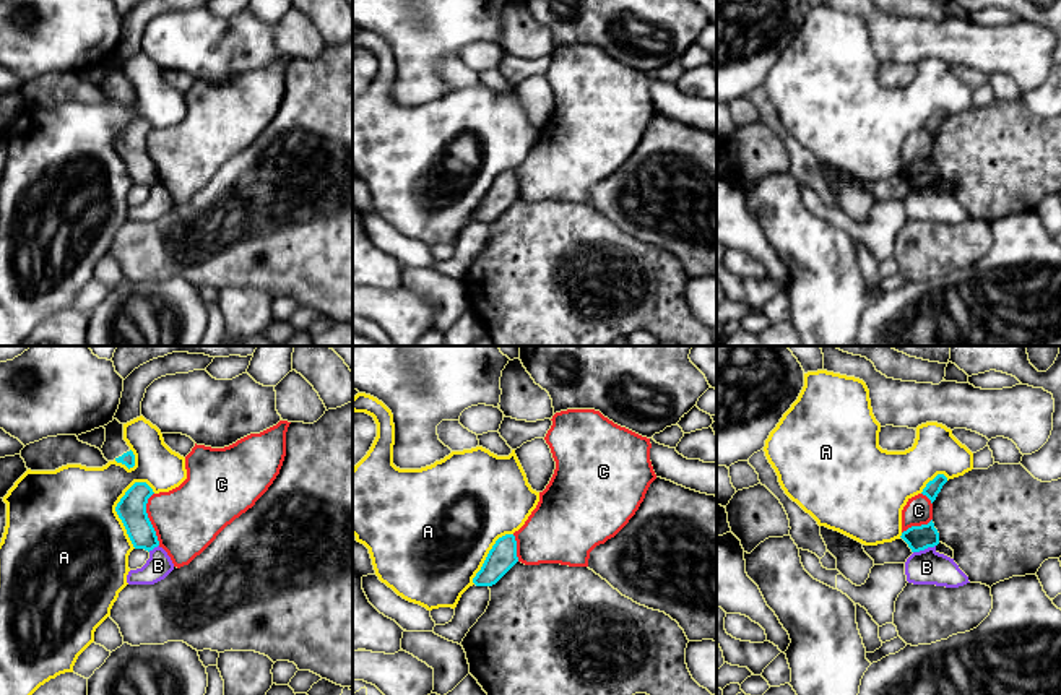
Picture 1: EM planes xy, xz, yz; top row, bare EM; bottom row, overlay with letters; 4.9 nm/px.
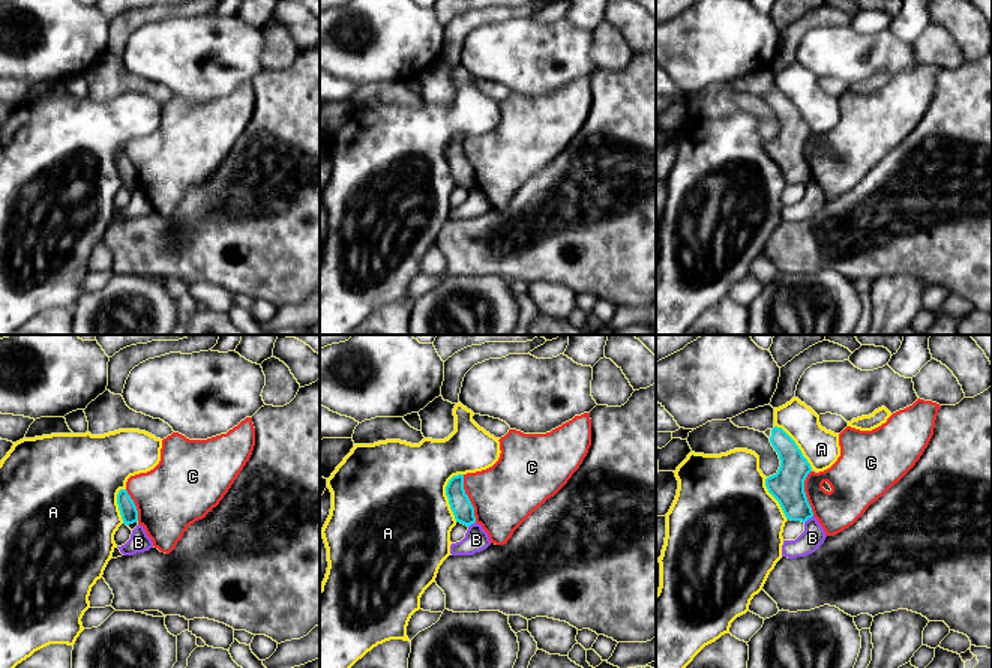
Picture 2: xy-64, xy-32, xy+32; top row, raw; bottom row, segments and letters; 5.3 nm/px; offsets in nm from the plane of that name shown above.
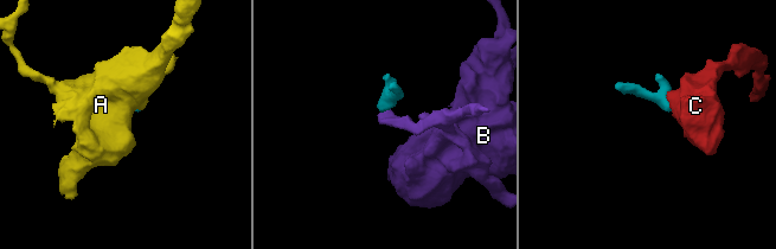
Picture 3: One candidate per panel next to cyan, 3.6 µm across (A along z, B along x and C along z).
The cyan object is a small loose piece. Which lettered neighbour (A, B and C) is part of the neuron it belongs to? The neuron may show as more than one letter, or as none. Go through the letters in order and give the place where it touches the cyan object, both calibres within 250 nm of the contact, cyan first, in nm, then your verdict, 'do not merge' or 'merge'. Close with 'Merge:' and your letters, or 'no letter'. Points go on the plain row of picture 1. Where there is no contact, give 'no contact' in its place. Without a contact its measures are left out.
A: xy (116, 146) | 140/500 nm | do not merge
B: yz (923, 185) | 130/180 nm | do not merge
C: xy (148, 155) | 140/320 nm | do not merge
Merge: no letter

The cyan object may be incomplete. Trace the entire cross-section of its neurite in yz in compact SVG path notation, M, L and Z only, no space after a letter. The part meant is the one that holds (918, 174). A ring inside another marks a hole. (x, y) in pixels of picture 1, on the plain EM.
M933 156L928 161L908 164L900 174L908 180L912 188L920 188L939 180L939 169Z

